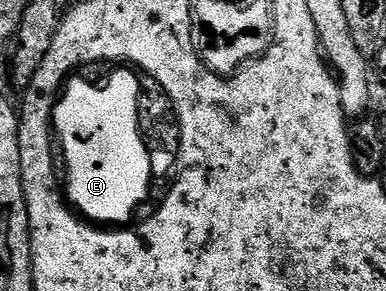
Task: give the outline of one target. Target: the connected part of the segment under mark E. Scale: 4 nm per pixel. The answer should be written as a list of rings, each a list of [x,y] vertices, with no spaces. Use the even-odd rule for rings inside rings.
[[[120,73],[116,75],[115,79],[108,84],[108,87],[103,90],[93,90],[90,86],[87,86],[84,82],[69,83],[70,90],[67,98],[60,103],[57,103],[53,112],[53,121],[58,122],[59,128],[55,131],[59,146],[62,145],[64,151],[64,157],[66,159],[66,167],[68,169],[68,187],[66,183],[66,195],[69,202],[75,207],[75,205],[82,211],[80,212],[85,218],[88,218],[91,222],[107,225],[111,219],[120,219],[122,215],[128,215],[132,212],[132,205],[134,201],[138,201],[142,195],[144,195],[144,189],[132,189],[132,135],[134,135],[134,127],[132,127],[132,77],[126,75],[126,73]]]

